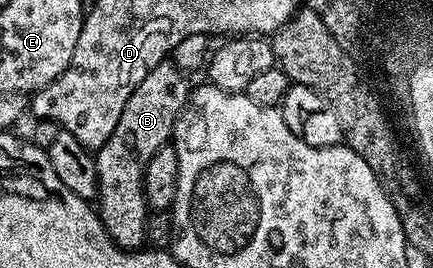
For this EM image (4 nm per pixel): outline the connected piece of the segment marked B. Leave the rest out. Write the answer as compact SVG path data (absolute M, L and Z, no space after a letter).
M172 61L159 63L131 92L115 132L95 151L97 160L97 197L95 209L101 216L103 228L111 240L124 250L140 250L146 245L145 233L151 213L145 193L143 176L147 172L147 163L161 146L172 139L173 125L177 123L185 103L189 101L191 82L188 82L186 71L174 66Z

